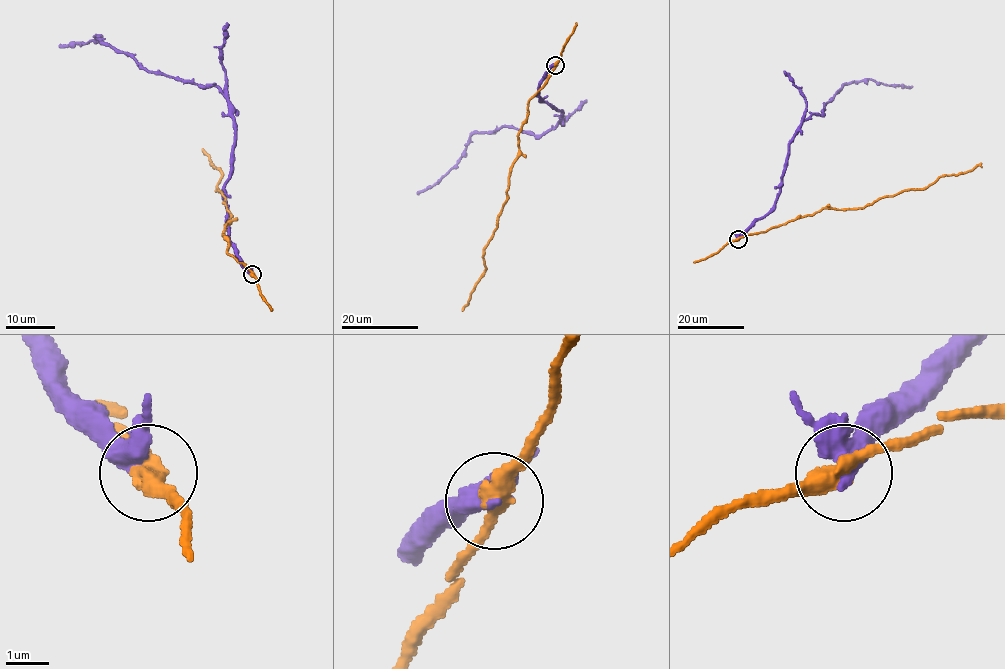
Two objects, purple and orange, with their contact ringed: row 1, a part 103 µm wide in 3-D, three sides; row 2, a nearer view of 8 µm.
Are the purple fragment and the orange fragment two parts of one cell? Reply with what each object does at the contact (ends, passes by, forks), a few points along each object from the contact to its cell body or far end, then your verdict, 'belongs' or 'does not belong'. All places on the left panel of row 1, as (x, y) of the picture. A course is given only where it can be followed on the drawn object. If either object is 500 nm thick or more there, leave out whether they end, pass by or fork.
purple passes by | orange passes by | purple via (252, 273), (229, 238), (225, 182), (234, 127), (221, 90), (146, 71), (97, 35), (87, 43), (59, 46) | orange via (252, 273), (227, 251), (229, 244), (223, 233), (231, 216), (226, 198), (216, 189), (222, 175), (202, 149) | does not belong

